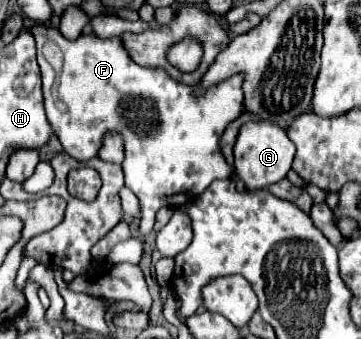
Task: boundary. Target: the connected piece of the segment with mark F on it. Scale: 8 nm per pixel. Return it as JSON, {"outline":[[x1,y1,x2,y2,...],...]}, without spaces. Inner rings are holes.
{"outline":[[35,25,31,27,31,33,37,41,37,63,41,67,43,77,47,119,53,127,53,133,59,137,63,151,77,161,89,161,97,155,101,139,107,131,119,131,125,137,125,161,123,161,125,187,129,187,139,199,141,207,139,231,143,235,147,235,153,229,155,213,163,205,179,205,185,203,185,199,195,199,213,181,229,179,233,175,231,173,233,167,225,161,219,149,219,139,225,127,243,113,241,107,243,77,235,75,215,85,215,89,209,89,203,97,195,97,191,87,177,83,175,79,167,77,167,73,163,73,161,69,155,71,135,65,135,61,131,61,129,53,123,49,119,37,99,39,93,33,89,33,81,35,75,41,69,41,67,37,61,35,57,27,47,25],[51,45,57,47,57,55,55,51,49,51]]}

